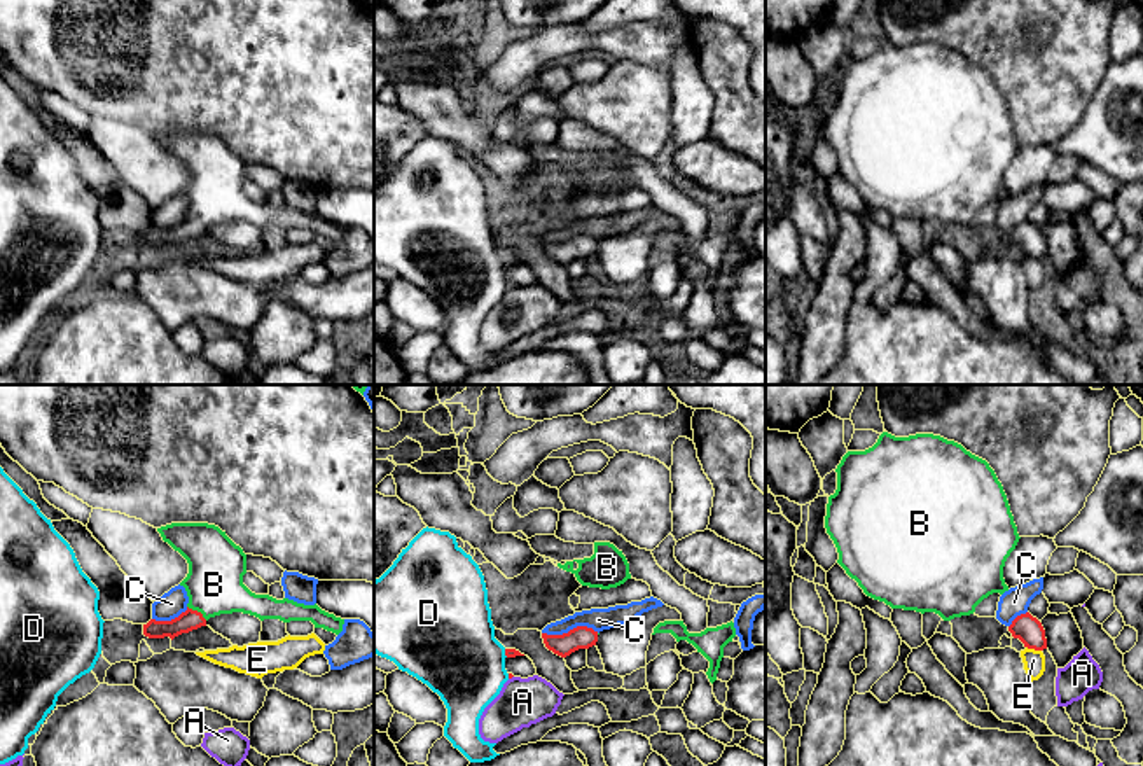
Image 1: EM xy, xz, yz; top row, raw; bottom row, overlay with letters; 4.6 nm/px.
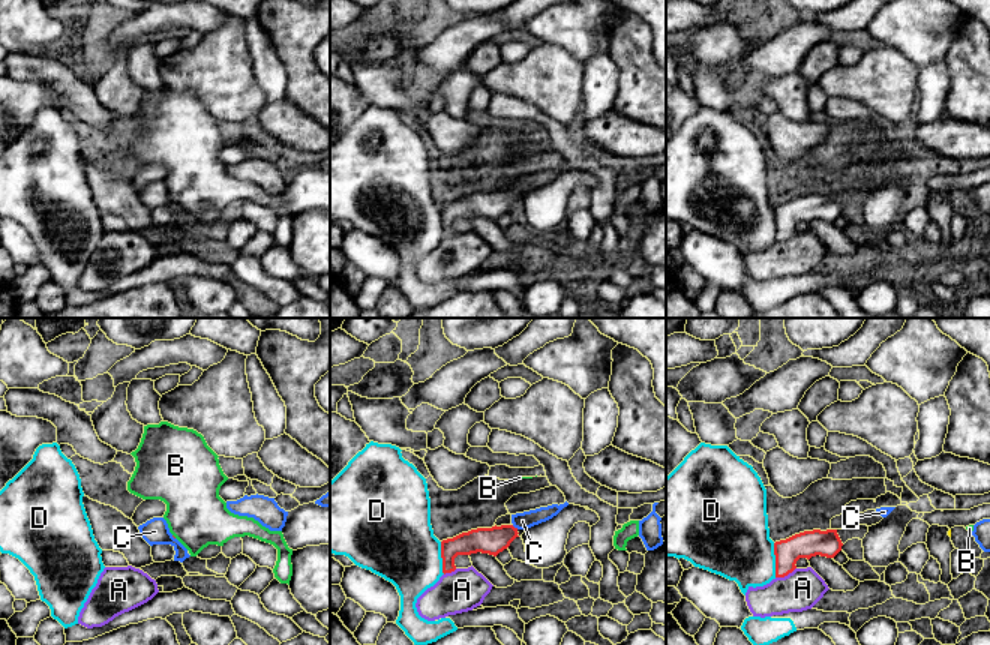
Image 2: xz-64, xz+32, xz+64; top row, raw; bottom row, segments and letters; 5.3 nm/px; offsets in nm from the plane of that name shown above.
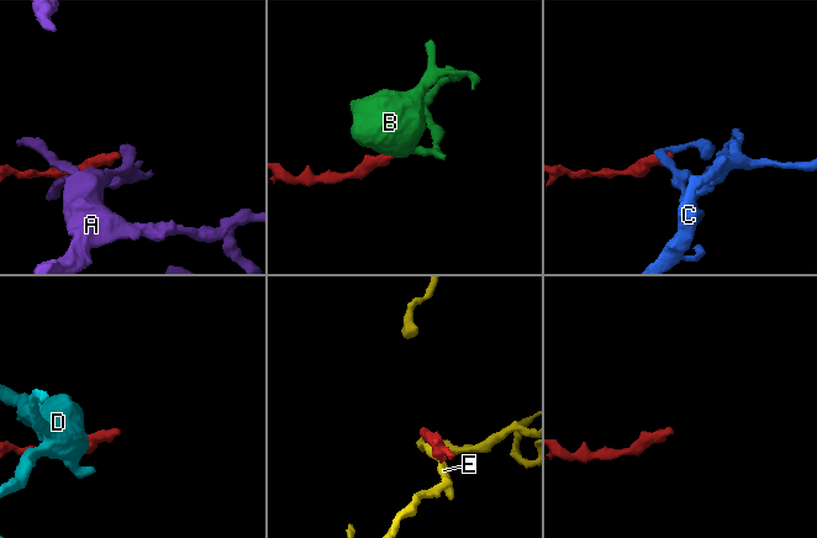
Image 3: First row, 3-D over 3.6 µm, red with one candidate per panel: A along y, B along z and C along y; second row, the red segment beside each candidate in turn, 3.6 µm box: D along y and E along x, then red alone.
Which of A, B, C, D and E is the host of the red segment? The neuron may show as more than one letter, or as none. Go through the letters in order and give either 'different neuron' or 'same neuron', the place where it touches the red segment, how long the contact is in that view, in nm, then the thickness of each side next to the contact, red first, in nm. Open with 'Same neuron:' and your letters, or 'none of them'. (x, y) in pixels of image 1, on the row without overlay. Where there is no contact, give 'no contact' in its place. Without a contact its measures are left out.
Same neuron: B
A: different neuron; meets red in xz at (511, 285); contact 30 nm long; 20 nm thick on the red side, 220 nm on the other
B: same neuron; meets red in xy at (196, 219); contact 120 nm long; 100 nm thick on the red side, 260 nm on the other
C: different neuron; meets red in xz at (570, 238); contact 260 nm long; 110 nm thick on the red side, 100 nm on the other
D: different neuron; meets red in xz at (505, 261); contact 40 nm long; 50 nm thick on the red side, 420 nm on the other
E: different neuron; meets red in yz at (1033, 256); contact 80 nm long; 120 nm thick on the red side, 100 nm on the other

